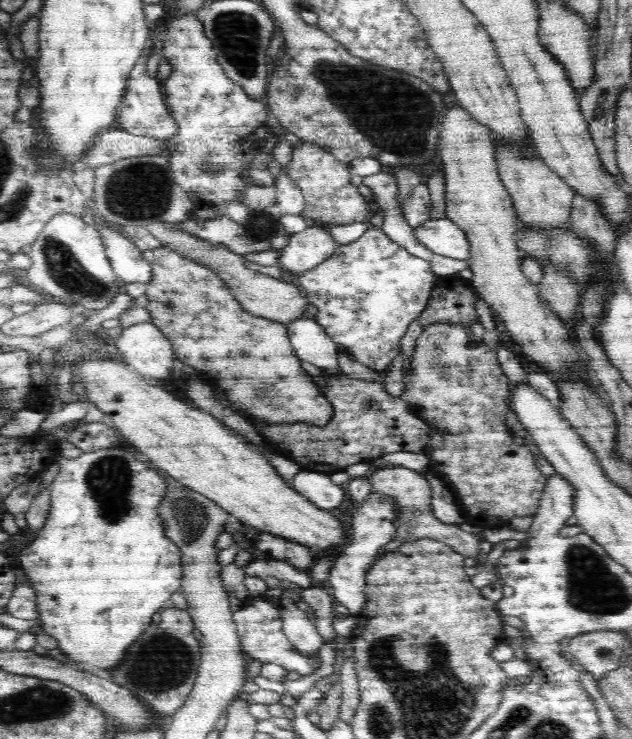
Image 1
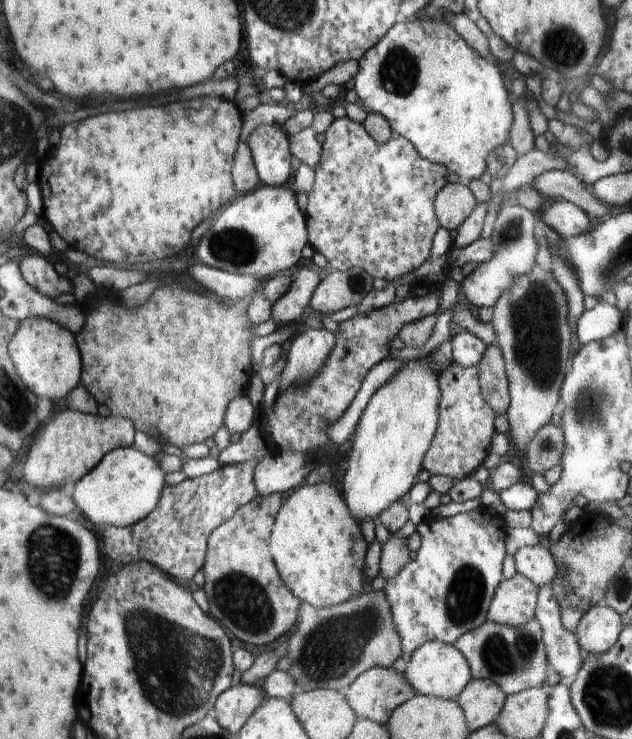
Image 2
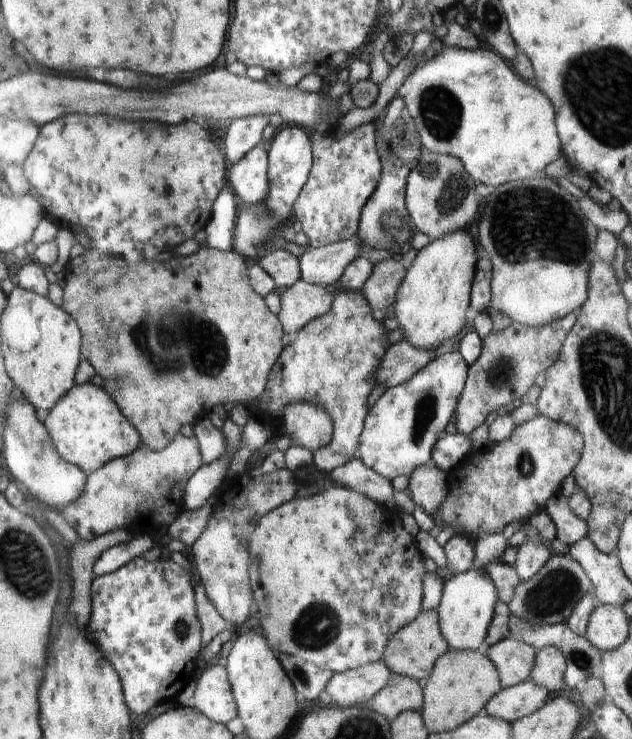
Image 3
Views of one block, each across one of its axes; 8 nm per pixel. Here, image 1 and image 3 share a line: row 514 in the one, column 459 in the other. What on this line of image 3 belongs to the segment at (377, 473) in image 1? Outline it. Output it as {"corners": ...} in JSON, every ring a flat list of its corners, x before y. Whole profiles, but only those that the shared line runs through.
{"corners":[[576,309,546,326,531,327,512,321,503,329,490,331,483,340,484,346,478,360,467,368,468,376,455,410,456,432,470,437,492,410,498,410,500,406,513,407,524,401,528,388,536,384,536,376,544,374,559,359,561,346,576,322,579,311]]}

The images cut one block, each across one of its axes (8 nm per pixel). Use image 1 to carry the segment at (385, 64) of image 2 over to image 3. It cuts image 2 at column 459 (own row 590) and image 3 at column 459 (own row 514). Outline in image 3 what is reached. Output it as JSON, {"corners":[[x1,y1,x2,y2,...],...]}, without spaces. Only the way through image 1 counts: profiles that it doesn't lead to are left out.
{"corners":[[442,44,436,54,414,67,398,87,398,94,414,119,424,150,459,158,477,184,497,187,542,175,548,164,563,155,556,126,556,108,552,108,544,92,526,84,516,74,509,62,486,45,476,50,464,50]]}

